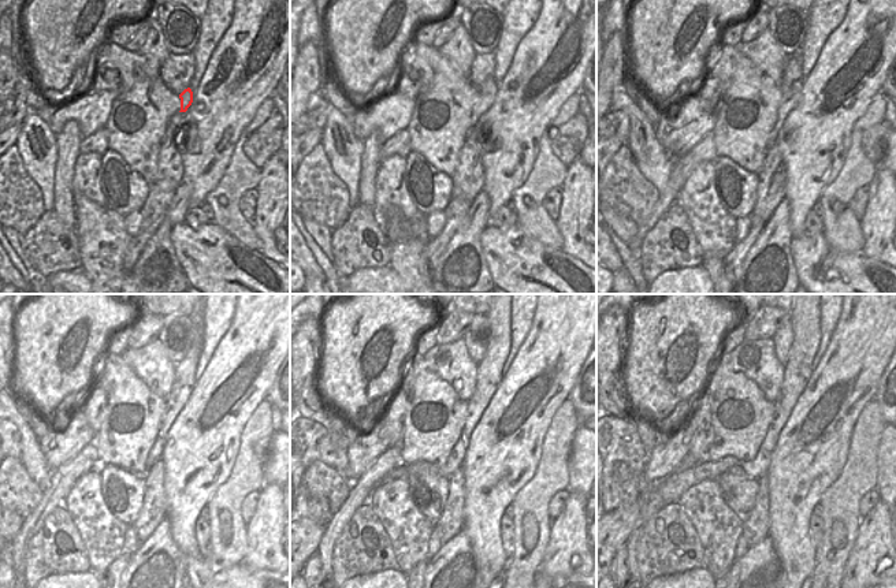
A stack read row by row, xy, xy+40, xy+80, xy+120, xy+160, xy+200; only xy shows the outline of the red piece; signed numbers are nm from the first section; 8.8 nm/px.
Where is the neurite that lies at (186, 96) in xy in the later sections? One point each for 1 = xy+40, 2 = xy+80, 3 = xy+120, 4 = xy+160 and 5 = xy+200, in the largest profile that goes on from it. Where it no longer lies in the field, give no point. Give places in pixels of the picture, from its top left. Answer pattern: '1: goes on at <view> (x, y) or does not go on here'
1: goes on at xy+40 (487, 90)
2: goes on at xy+80 (791, 92)
3: goes on at xy+120 (185, 371)
4: goes on at xy+160 (489, 376)
5: goes on at xy+200 (805, 322)

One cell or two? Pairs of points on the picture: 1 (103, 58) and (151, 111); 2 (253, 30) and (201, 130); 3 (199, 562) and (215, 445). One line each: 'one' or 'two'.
1: one
2: one
3: two

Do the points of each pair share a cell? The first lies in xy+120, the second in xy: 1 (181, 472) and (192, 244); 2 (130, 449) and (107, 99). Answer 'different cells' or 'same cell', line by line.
1: different cells
2: different cells

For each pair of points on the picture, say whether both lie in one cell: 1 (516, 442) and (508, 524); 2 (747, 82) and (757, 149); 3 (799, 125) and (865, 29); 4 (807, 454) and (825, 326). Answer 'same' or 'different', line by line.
1: different
2: same
3: same
4: different

